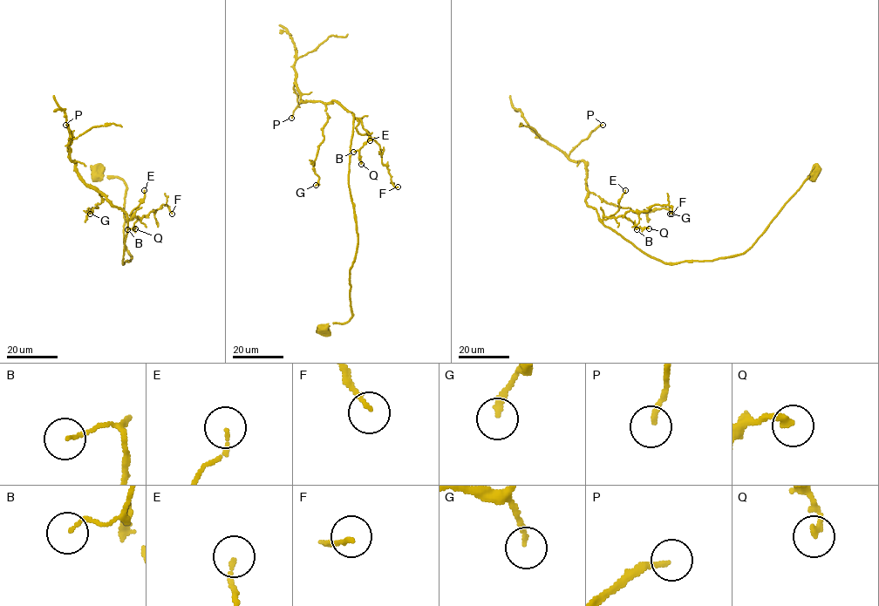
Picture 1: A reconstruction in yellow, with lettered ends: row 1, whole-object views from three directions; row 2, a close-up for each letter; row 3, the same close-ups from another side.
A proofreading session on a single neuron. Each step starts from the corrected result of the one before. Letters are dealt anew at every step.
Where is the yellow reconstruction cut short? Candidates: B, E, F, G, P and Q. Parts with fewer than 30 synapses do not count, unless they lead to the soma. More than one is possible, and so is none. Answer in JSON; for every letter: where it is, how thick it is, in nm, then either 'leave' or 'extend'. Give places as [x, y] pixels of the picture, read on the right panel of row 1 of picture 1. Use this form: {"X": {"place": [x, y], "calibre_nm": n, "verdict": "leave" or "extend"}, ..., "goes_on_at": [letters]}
{"B": {"place": [637, 229], "calibre_nm": 130, "verdict": "leave"}, "E": {"place": [625, 190], "calibre_nm": 150, "verdict": "leave"}, "F": {"place": [671, 214], "calibre_nm": 140, "verdict": "leave"}, "G": {"place": [670, 214], "calibre_nm": 170, "verdict": "leave"}, "P": {"place": [603, 125], "calibre_nm": 170, "verdict": "leave"}, "Q": {"place": [649, 228], "calibre_nm": 220, "verdict": "leave"}, "goes_on_at": []}

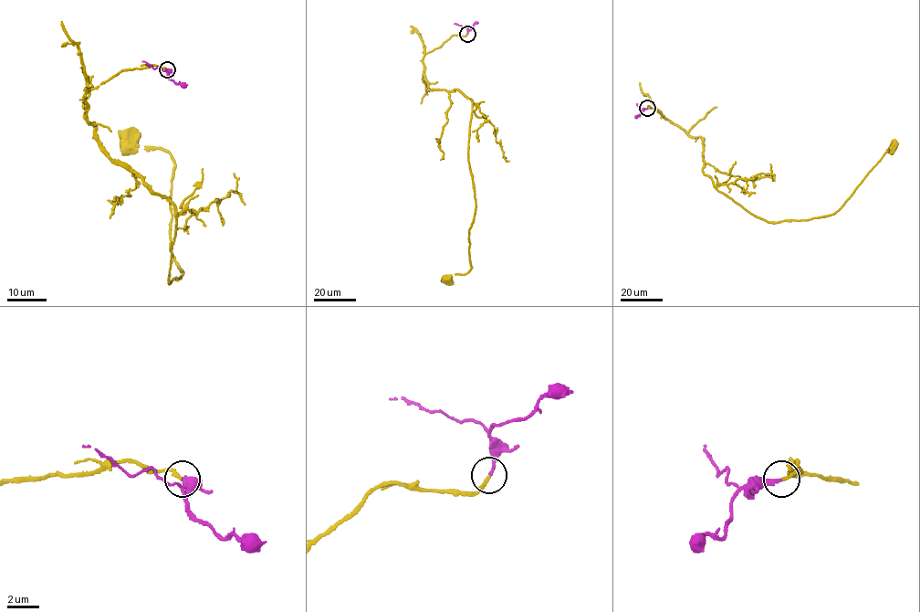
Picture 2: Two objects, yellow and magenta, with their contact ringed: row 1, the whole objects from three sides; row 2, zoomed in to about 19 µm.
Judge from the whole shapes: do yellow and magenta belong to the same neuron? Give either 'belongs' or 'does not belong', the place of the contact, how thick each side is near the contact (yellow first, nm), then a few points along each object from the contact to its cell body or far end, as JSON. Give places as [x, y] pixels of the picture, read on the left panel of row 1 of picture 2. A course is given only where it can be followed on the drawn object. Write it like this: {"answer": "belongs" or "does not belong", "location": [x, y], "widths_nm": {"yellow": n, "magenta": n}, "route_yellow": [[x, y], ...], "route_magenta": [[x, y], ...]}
{"answer": "belongs", "location": [167, 69], "widths_nm": {"yellow": 190, "magenta": 220}, "route_yellow": [[167, 69], [125, 68], [84, 99], [106, 153], [173, 205], [169, 282], [182, 274], [174, 160], [130, 142]], "route_magenta": [[167, 69], [159, 67], [153, 68], [142, 60]]}

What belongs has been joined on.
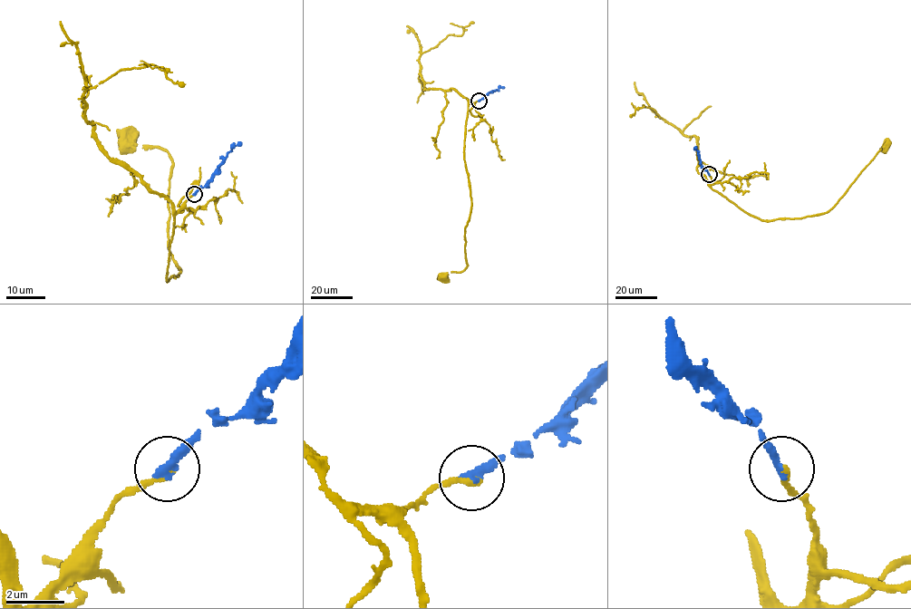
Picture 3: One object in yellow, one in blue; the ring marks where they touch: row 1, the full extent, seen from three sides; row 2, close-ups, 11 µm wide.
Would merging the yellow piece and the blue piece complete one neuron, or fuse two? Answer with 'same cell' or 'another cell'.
same cell

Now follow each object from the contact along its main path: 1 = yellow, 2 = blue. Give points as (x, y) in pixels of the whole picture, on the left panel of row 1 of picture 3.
1: (194, 193), (174, 217), (167, 280), (180, 272), (169, 247), (172, 159), (158, 148), (131, 144), (128, 140)
2: (194, 193), (210, 178), (233, 147), (241, 142)

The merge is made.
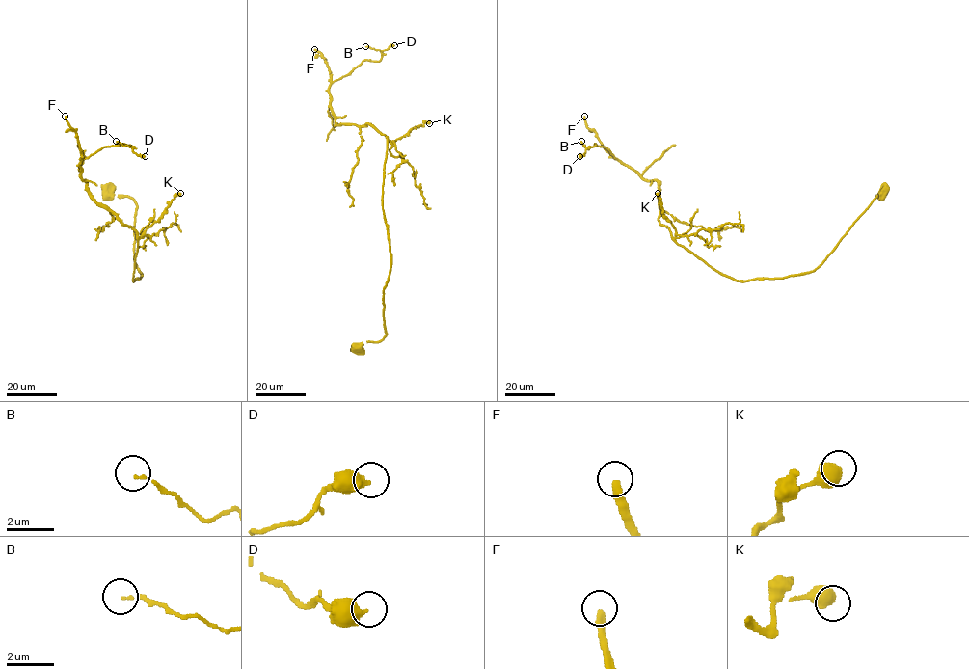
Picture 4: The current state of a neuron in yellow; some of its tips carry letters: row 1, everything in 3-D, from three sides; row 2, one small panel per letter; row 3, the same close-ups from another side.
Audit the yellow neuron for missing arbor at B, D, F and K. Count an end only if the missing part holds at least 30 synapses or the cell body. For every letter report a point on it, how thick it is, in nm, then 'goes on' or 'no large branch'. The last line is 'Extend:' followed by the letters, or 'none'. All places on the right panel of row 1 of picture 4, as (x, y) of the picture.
B: place (581, 141); calibre 80 nm; no large branch
D: place (579, 156); calibre 550 nm; no large branch
F: place (584, 116); calibre 320 nm; goes on
K: place (658, 193); calibre 650 nm; no large branch
Extend: F

